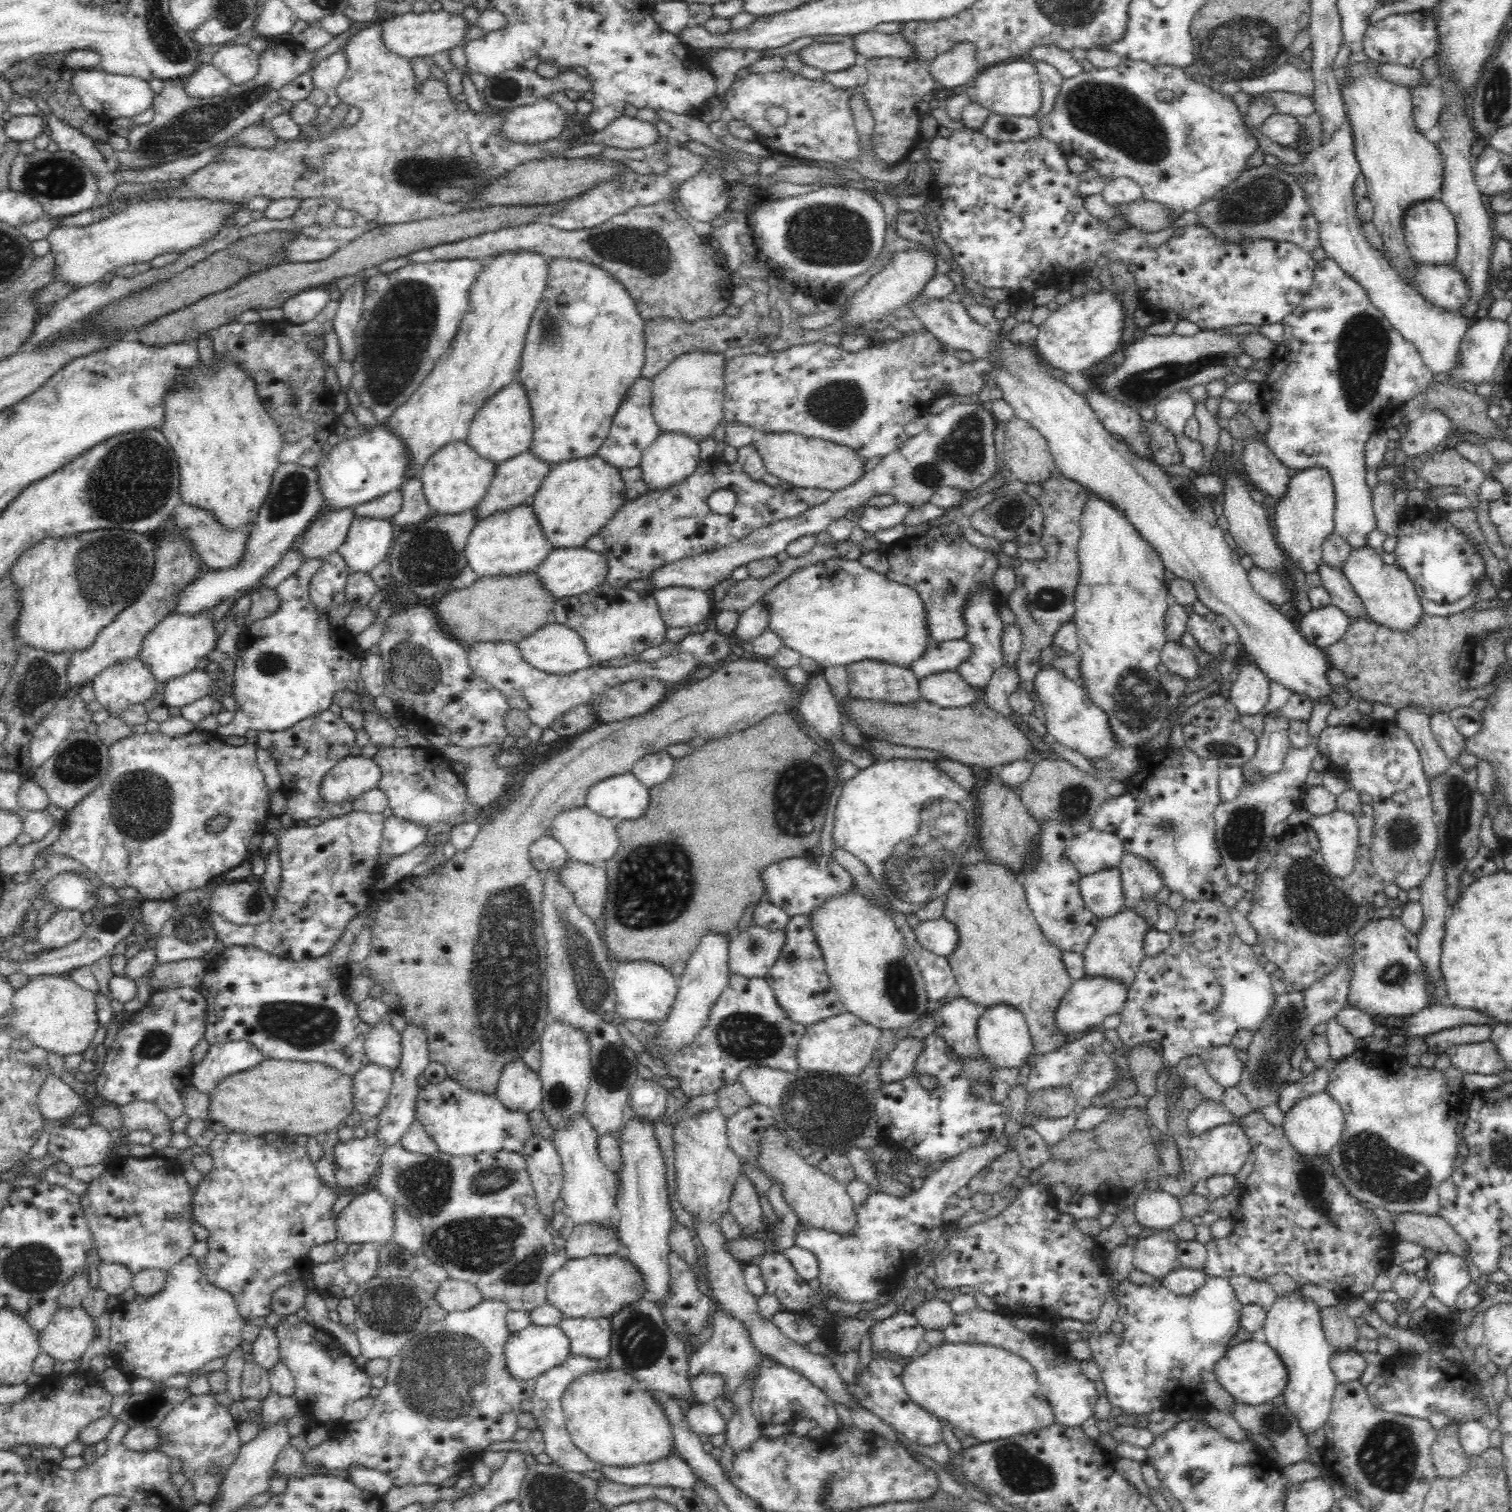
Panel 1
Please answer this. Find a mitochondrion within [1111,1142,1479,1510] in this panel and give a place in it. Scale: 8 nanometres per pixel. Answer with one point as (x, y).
(1388, 1457)

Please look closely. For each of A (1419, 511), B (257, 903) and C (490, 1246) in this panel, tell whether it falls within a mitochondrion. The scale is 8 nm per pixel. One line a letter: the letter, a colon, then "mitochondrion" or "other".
A: other
B: mitochondrion
C: mitochondrion

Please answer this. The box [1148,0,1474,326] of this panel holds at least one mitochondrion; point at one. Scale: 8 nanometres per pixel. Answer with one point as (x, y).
(1219, 58)

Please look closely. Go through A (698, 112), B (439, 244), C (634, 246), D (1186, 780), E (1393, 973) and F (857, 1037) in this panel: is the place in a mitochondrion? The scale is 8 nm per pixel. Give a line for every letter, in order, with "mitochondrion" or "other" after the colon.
A: other
B: other
C: mitochondrion
D: other
E: mitochondrion
F: other

